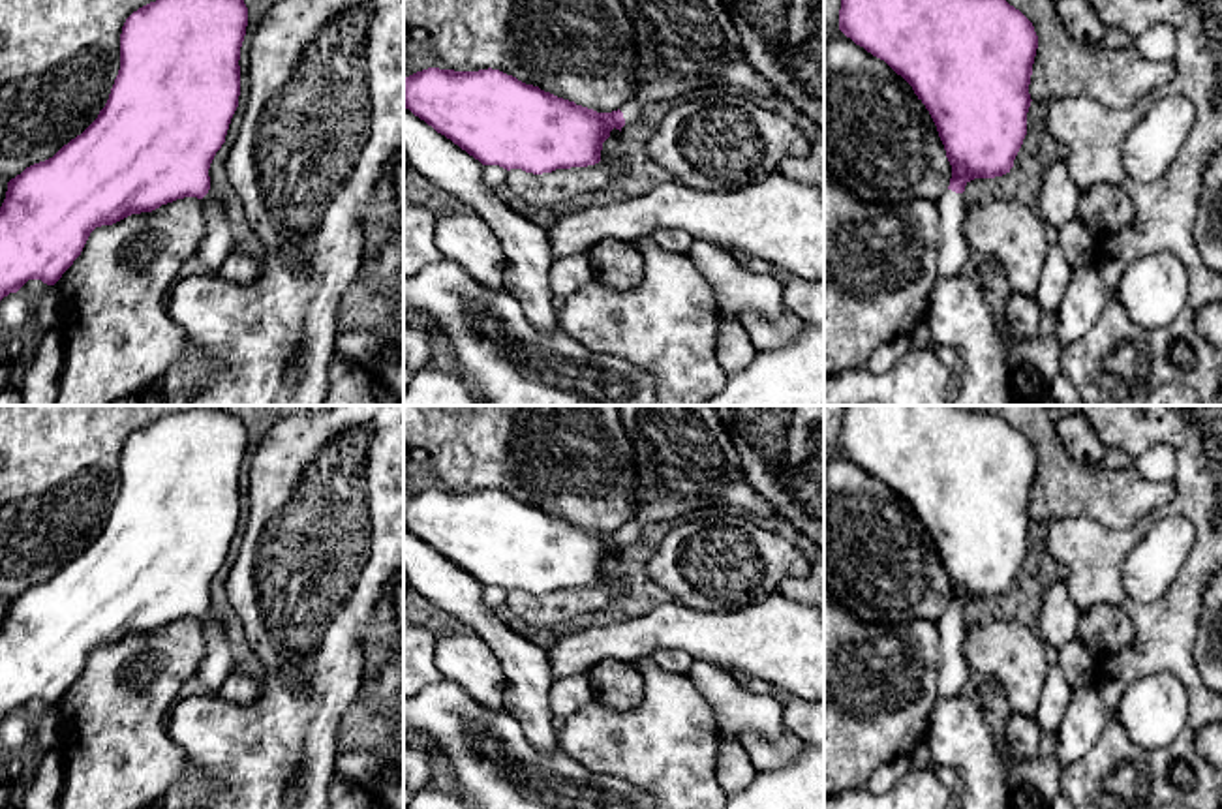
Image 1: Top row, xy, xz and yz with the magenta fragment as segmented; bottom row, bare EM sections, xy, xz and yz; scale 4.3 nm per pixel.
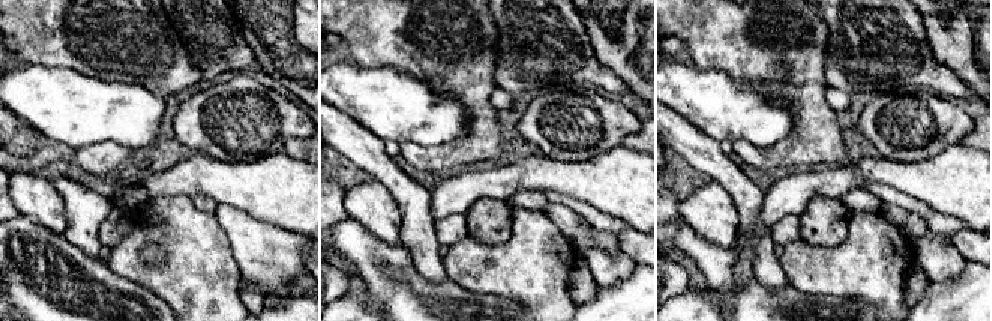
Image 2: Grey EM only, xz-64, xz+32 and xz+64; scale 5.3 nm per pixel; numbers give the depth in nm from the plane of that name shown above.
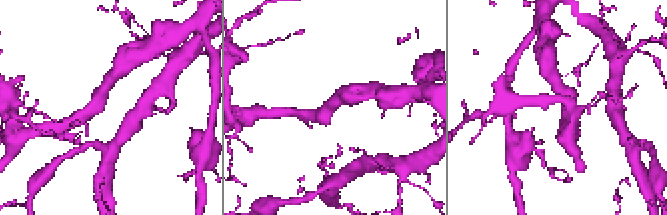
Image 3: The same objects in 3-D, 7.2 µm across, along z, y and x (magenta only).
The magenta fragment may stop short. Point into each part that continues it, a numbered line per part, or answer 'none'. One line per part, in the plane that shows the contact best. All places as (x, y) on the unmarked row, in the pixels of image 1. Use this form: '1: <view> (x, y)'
1: xz (631, 532)

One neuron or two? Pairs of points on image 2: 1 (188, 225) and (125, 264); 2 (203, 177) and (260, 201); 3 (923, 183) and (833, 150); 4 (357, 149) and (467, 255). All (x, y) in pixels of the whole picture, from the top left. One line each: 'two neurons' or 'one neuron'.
1: one neuron
2: one neuron
3: two neurons
4: two neurons

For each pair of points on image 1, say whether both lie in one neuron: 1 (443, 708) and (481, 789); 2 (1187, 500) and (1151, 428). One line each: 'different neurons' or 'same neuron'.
1: same neuron
2: same neuron

